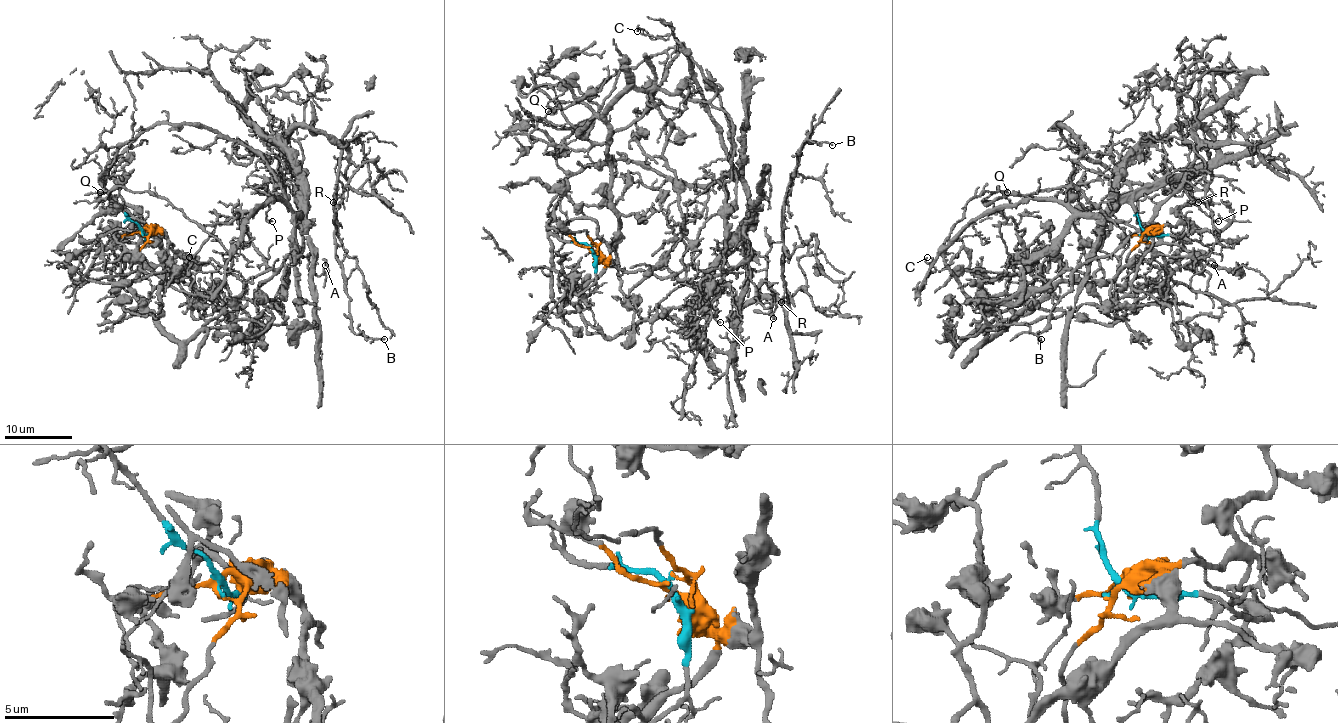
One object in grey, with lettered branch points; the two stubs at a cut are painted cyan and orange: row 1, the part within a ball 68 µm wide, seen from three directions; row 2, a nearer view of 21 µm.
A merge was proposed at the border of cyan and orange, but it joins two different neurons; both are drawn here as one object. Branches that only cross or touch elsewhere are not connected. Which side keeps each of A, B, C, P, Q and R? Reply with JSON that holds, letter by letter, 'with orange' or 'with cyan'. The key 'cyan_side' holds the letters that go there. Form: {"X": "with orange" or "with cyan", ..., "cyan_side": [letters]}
{"A": "with cyan", "B": "with cyan", "C": "with cyan", "P": "with cyan", "Q": "with cyan", "R": "with cyan", "cyan_side": ["A", "B", "C", "P", "Q", "R"]}

